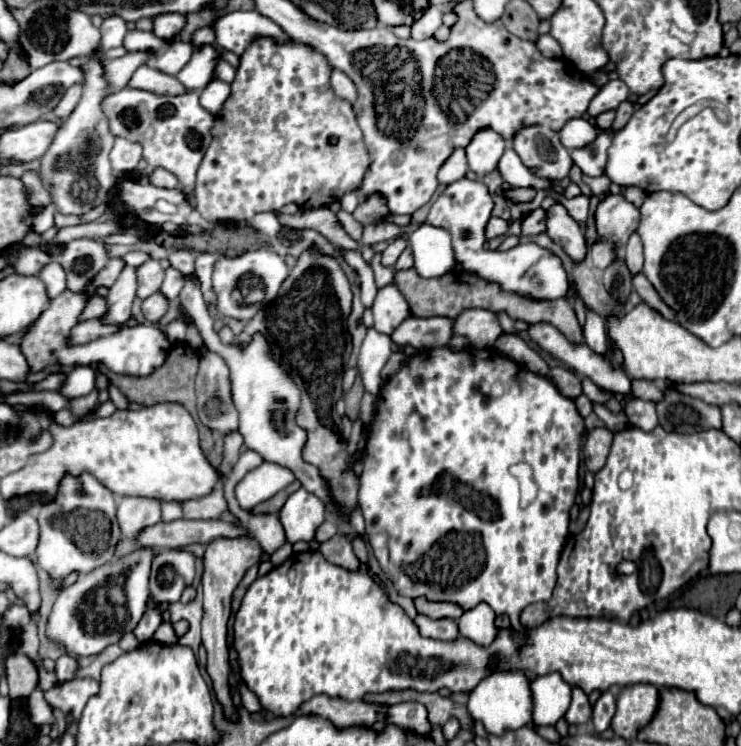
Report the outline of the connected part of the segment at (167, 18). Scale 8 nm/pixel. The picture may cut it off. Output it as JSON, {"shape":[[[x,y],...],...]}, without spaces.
{"shape":[[[159,14],[153,18],[153,34],[159,38],[173,38],[185,24],[183,14]]]}

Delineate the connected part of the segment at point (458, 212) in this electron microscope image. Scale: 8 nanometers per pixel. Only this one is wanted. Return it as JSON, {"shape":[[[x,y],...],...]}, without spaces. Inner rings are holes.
{"shape":[[[461,178],[445,188],[445,192],[439,196],[439,200],[431,206],[427,222],[433,226],[443,226],[451,232],[451,244],[455,250],[457,260],[467,272],[479,274],[481,278],[489,282],[497,282],[503,290],[517,292],[521,296],[531,296],[537,300],[553,300],[553,298],[565,298],[569,292],[567,274],[561,266],[561,260],[551,254],[549,250],[527,242],[517,244],[515,248],[507,252],[485,252],[485,224],[491,214],[493,202],[485,188],[485,184]]]}

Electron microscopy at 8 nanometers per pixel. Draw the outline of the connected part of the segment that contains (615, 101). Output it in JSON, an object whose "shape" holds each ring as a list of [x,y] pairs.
{"shape":[[[611,80],[607,82],[599,94],[593,98],[593,102],[589,104],[587,108],[587,114],[591,118],[597,118],[601,112],[607,112],[607,110],[615,110],[623,100],[627,100],[629,96],[629,88],[625,86],[625,82],[621,80]]]}

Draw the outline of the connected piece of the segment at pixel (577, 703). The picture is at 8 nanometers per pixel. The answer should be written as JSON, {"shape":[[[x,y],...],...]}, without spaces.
{"shape":[[[573,686],[573,702],[565,712],[567,724],[587,724],[591,722],[591,716],[593,716],[593,706],[589,702],[589,696],[579,686]]]}

